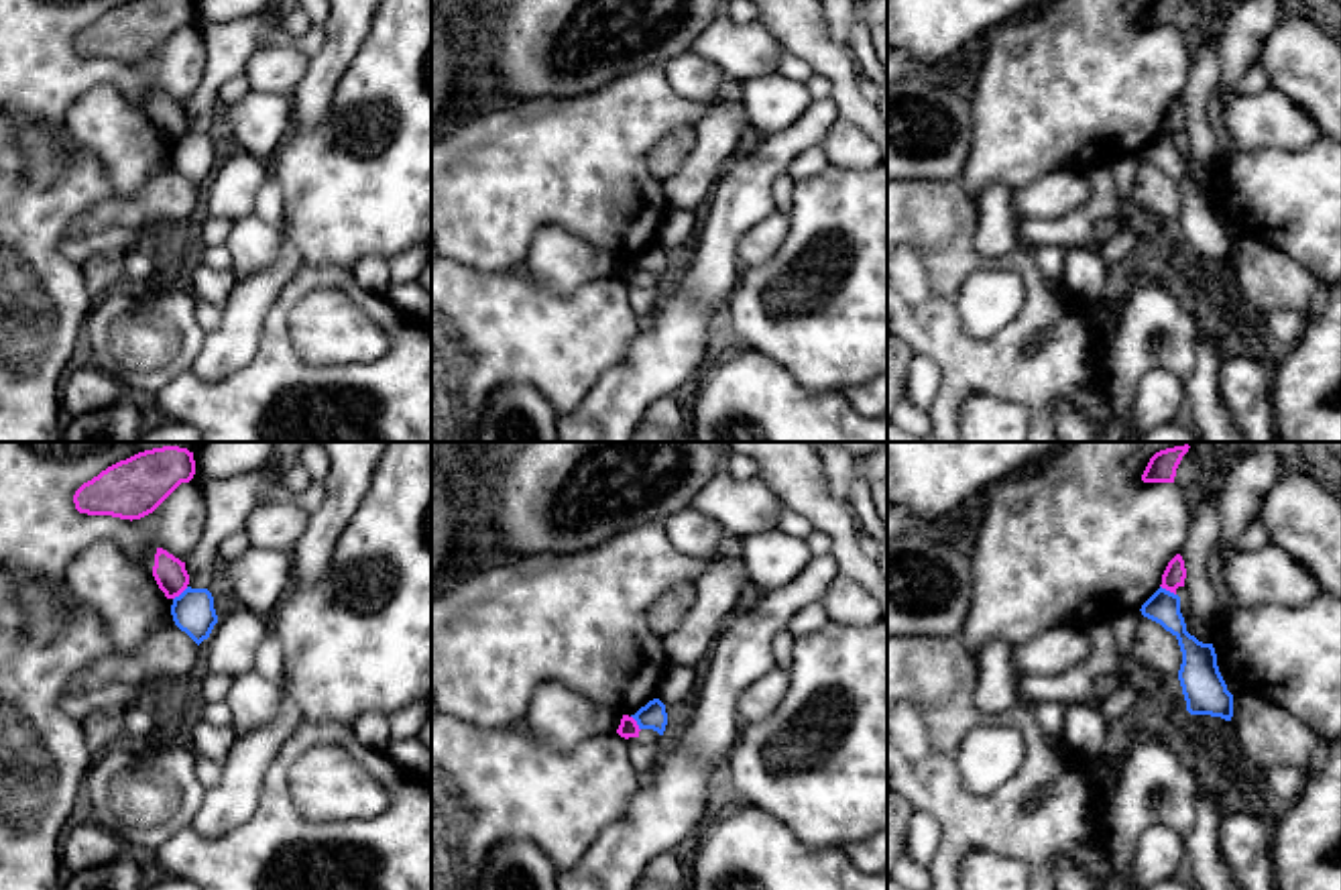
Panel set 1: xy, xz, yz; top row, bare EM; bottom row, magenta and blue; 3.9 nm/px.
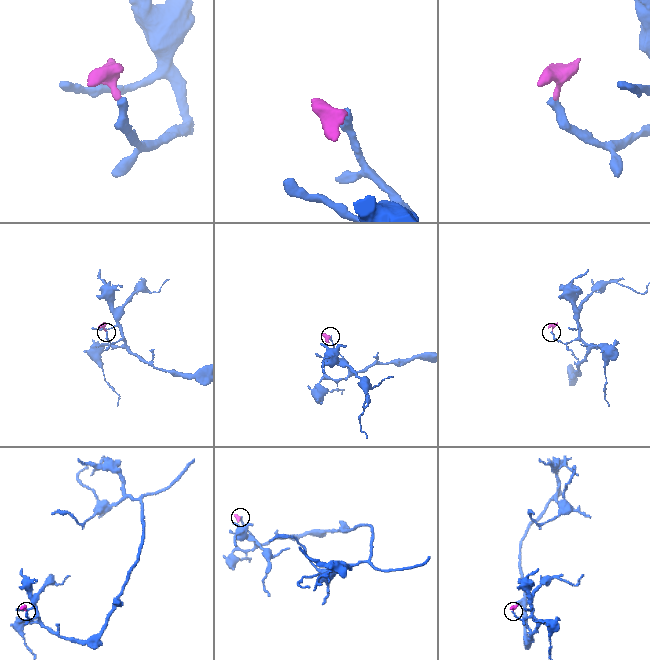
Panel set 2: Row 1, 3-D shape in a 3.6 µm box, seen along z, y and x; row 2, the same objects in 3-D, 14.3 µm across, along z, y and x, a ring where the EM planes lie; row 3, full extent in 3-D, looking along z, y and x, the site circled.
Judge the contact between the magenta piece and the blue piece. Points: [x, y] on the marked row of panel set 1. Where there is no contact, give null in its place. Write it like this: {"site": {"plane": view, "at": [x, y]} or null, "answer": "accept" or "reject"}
{"site": {"plane": "yz", "at": [1169, 589]}, "answer": "reject"}

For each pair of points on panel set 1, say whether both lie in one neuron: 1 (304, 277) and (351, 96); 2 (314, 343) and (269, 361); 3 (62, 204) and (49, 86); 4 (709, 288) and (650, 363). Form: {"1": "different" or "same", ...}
{"1": "different", "2": "different", "3": "different", "4": "same"}

